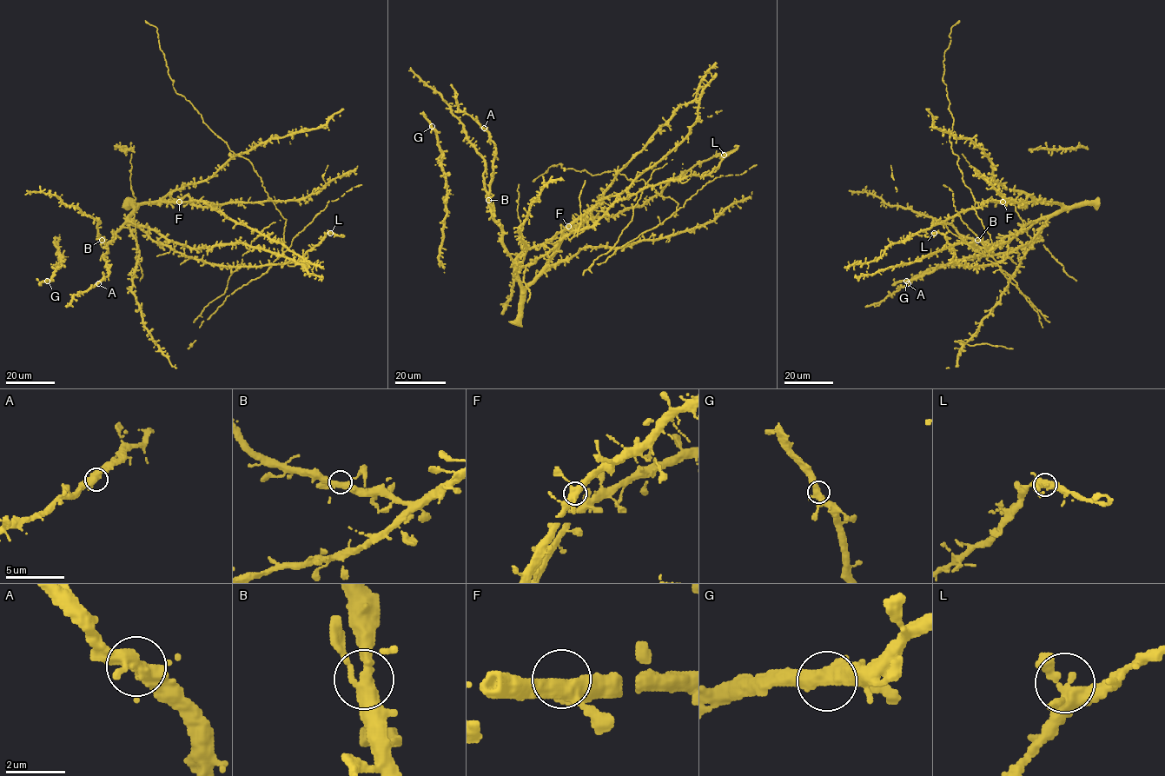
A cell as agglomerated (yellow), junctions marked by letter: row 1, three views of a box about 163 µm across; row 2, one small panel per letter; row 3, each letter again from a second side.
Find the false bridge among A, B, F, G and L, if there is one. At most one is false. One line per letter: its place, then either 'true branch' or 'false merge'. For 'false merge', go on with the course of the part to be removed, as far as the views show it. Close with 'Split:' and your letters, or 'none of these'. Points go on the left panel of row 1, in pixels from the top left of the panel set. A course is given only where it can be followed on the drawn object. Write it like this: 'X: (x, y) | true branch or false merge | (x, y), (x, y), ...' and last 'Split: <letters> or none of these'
A: (98, 283) | true branch
B: (102, 240) | true branch
F: (179, 202) | true branch
G: (47, 281) | true branch
L: (330, 233) | true branch
Split: none of these

